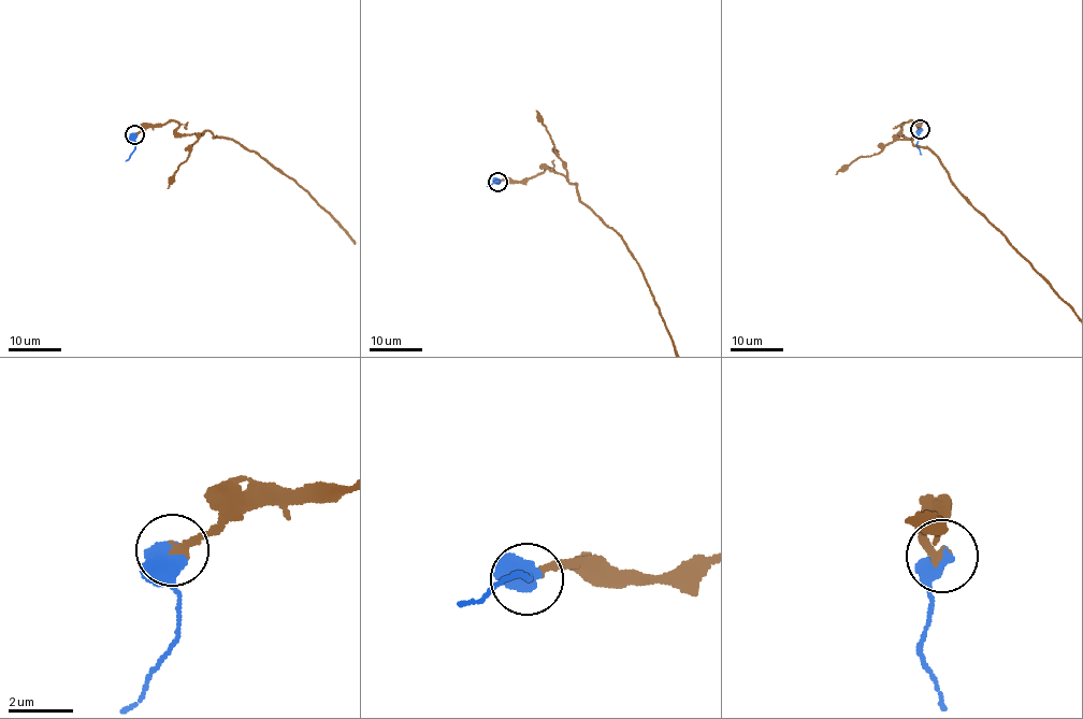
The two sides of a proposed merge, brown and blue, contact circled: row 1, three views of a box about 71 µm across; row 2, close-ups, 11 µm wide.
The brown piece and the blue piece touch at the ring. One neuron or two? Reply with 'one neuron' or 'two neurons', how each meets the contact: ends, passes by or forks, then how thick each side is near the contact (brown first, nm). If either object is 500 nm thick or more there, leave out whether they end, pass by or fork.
one neuron | 240/550 nm

